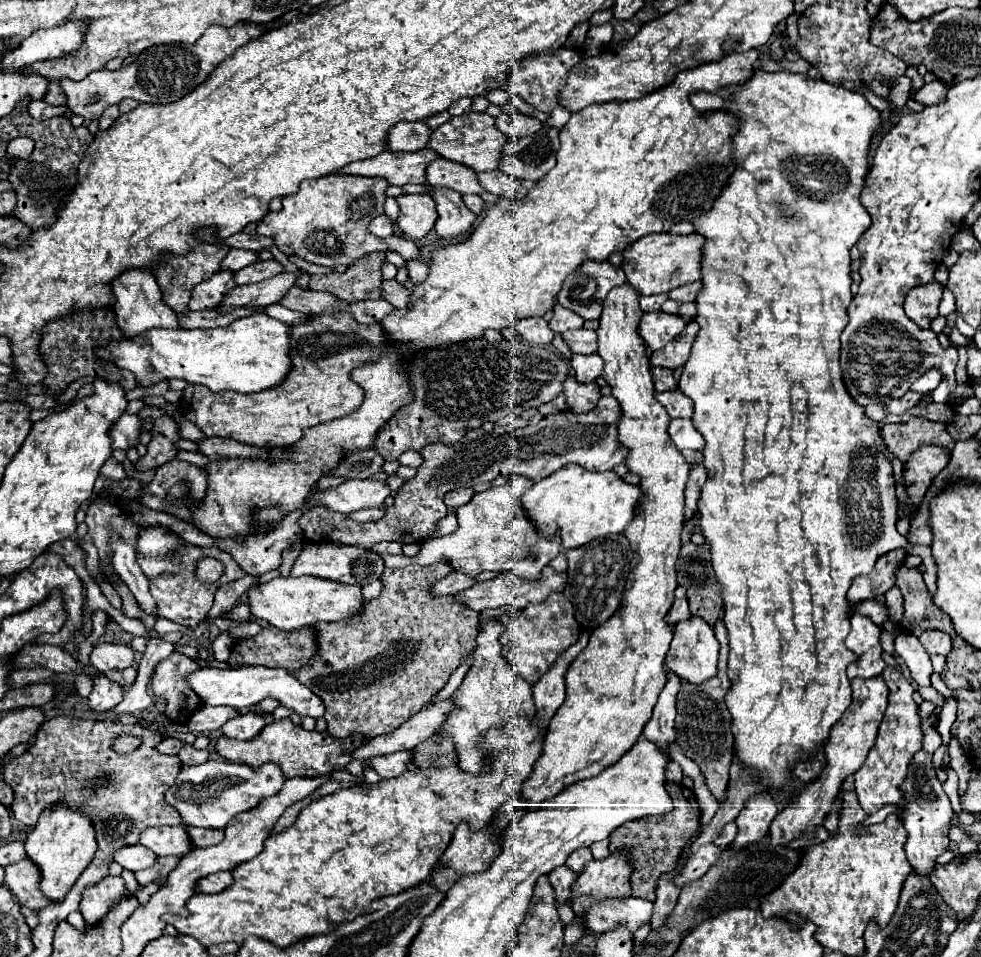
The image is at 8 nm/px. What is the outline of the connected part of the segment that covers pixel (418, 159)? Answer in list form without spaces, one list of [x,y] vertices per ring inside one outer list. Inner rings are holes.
[[[432,149],[422,151],[384,151],[372,159],[356,161],[340,169],[340,173],[348,175],[364,175],[364,177],[384,177],[390,185],[406,185],[406,183],[424,183],[426,181],[426,167],[438,159],[438,153],[432,153]]]

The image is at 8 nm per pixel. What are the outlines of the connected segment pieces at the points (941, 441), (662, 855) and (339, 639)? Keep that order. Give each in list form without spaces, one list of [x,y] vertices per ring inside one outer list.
[[[910,417],[904,427],[890,427],[884,425],[884,441],[888,449],[904,463],[920,445],[940,445],[952,453],[954,439],[946,431],[946,423],[928,421],[922,417]]]
[[[674,809],[662,817],[644,817],[644,819],[628,821],[612,831],[610,851],[628,857],[630,865],[634,865],[630,877],[632,897],[640,897],[646,901],[656,899],[656,883],[660,875],[676,869],[676,861],[680,859],[684,845],[688,843],[688,839],[692,839],[698,833],[698,827],[700,827],[700,811]]]
[[[438,561],[436,565],[410,565],[402,569],[386,569],[380,577],[384,591],[366,605],[364,613],[346,621],[314,625],[318,631],[320,653],[294,675],[318,697],[324,699],[324,719],[328,733],[334,737],[350,737],[362,733],[368,739],[392,733],[414,713],[418,713],[448,683],[450,675],[466,661],[476,647],[480,613],[456,605],[450,597],[436,597],[432,585],[452,573],[452,565]]]

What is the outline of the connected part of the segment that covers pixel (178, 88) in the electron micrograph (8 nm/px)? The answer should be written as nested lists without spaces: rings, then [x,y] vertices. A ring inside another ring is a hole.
[[[240,23],[232,29],[212,25],[194,45],[154,45],[152,49],[140,53],[130,65],[122,65],[116,71],[92,71],[82,81],[60,79],[60,87],[68,97],[68,109],[76,115],[82,115],[86,121],[100,119],[108,105],[116,105],[126,97],[132,97],[138,103],[172,103],[200,85],[214,71],[214,67],[230,57],[238,47],[246,45],[254,37],[260,37],[264,31],[266,29],[262,25]]]

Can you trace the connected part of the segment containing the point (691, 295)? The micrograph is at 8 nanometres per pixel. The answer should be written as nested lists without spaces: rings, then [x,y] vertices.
[[[696,281],[696,283],[688,283],[688,285],[682,285],[678,289],[672,289],[670,291],[670,297],[676,299],[676,301],[696,301],[696,295],[700,293],[700,287],[702,287],[702,281]]]

